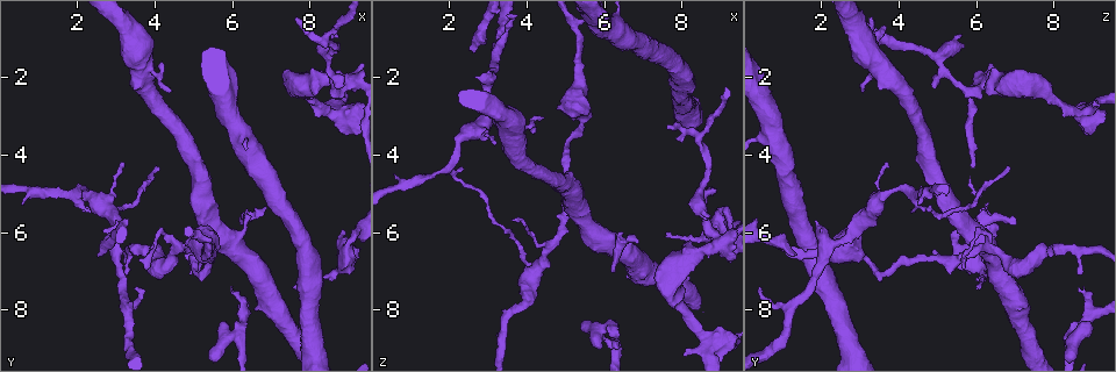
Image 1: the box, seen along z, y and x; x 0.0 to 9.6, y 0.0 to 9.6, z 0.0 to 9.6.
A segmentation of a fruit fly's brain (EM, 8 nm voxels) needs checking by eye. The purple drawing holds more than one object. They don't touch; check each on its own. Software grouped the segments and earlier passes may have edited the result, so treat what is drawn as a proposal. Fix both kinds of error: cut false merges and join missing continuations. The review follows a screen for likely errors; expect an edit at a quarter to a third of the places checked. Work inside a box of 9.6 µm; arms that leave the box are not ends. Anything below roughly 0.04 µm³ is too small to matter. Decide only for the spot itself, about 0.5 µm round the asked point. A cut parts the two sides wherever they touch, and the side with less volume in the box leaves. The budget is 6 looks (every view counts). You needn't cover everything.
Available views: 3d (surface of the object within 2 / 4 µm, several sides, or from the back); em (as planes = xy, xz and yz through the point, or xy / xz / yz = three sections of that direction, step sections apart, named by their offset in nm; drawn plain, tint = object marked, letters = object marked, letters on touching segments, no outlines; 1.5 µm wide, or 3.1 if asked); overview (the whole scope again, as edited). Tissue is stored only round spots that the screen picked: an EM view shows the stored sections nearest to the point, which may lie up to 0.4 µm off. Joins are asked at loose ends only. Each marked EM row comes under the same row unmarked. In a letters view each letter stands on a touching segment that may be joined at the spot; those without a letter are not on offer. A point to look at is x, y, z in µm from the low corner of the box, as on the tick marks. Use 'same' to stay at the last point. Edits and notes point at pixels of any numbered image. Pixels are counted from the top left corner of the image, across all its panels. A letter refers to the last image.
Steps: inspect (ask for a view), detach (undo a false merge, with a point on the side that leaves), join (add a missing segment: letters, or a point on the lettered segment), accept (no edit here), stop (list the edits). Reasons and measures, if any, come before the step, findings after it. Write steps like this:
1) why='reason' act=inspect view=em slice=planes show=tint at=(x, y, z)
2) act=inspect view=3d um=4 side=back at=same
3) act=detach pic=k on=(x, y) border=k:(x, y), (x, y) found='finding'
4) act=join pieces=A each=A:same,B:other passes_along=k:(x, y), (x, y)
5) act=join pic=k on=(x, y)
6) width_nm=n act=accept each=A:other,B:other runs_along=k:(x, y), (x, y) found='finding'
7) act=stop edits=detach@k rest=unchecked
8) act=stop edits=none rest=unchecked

why='thick turns thin' act=inspect view=em slice=planes show=letters at=(5.45, 6.65, 3.05)

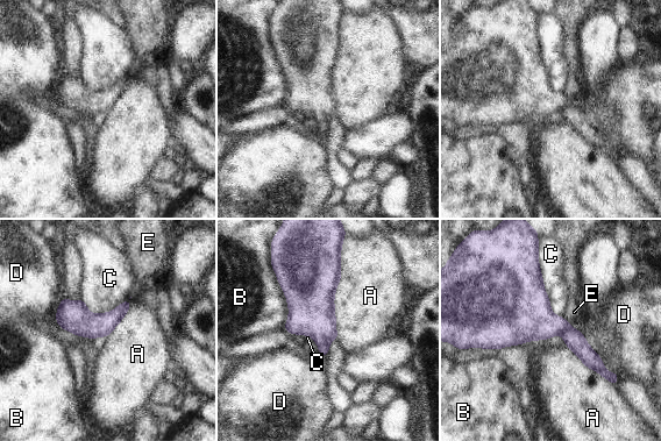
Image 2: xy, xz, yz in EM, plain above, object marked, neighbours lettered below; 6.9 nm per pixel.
width_nm=190 act=accept each=A:other,B:other,C:other,D:other,E:other border=2:(341, 250), (336, 340) found='one cell here'

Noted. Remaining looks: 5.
why='free end' act=inspect view=em slice=planes show=letters at=(5.95, 7.55, 8.65)

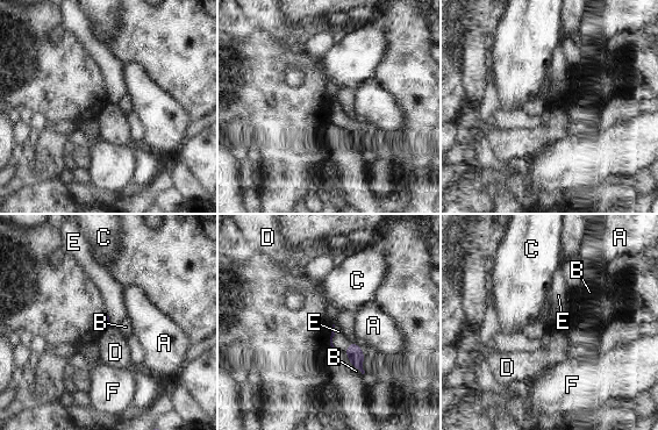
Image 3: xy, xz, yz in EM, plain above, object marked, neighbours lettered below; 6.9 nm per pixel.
act=join pieces=E each=A:other,B:other,C:other,D:other,E:same,F:other found='it goes on there'

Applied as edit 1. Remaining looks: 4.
why='redraw' act=inspect view=overview

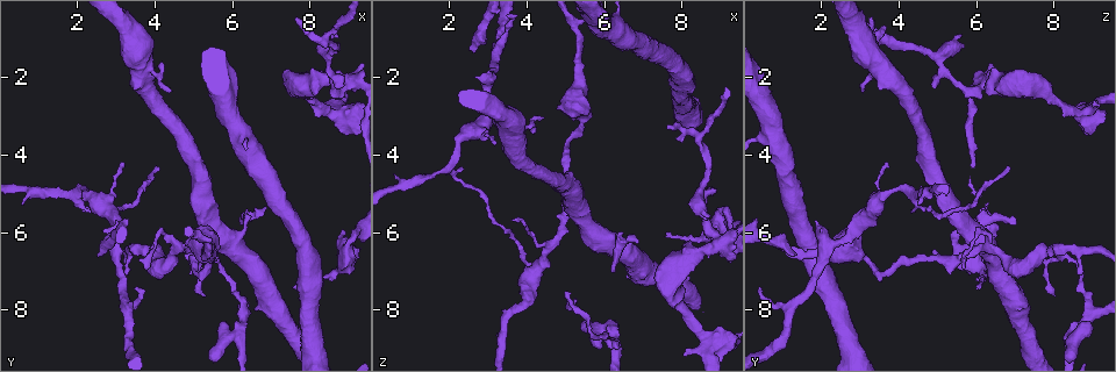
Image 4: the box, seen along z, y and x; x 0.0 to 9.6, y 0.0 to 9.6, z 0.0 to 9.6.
why='a fork' act=inspect view=3d um=4 at=(8.45, 1.65, 5.10)

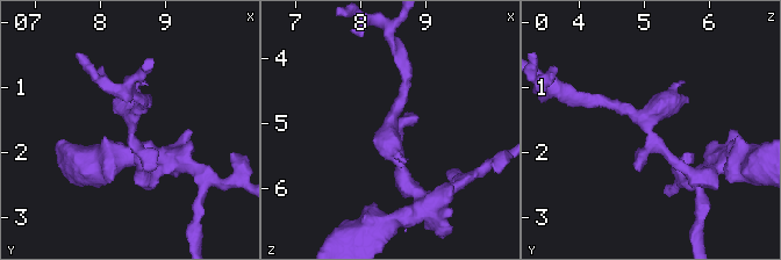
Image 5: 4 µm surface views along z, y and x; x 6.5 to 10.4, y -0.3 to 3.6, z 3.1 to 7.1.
why='shape alone is not enough' act=inspect view=em slice=yz step=4 show=tint at=(8.45, 1.60, 5.10)

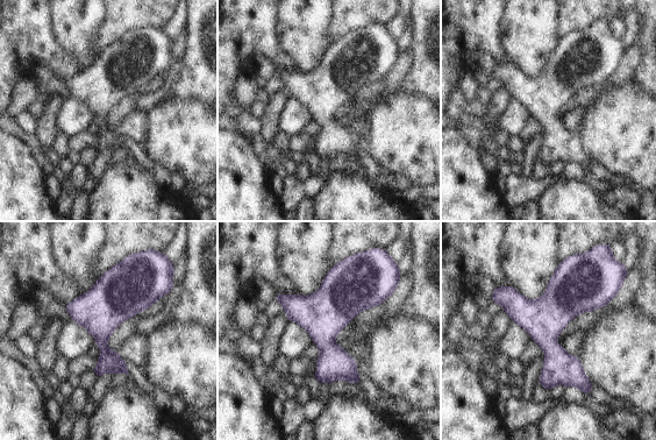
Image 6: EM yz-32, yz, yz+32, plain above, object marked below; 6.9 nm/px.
act=inspect view=em slice=planes show=letters at=same

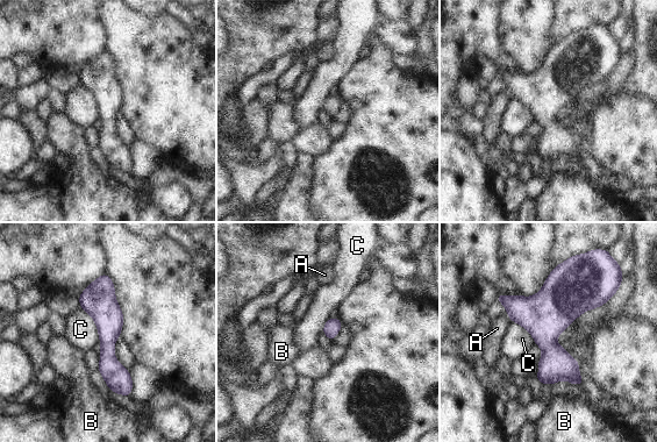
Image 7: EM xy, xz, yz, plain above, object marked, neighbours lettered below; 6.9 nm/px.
act=accept each=A:other,B:other,C:other border=7:(81, 308), (94, 321), (99, 342) found='all the same cell'

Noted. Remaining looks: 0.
act=stop edits=join@3 rest=unchecked

